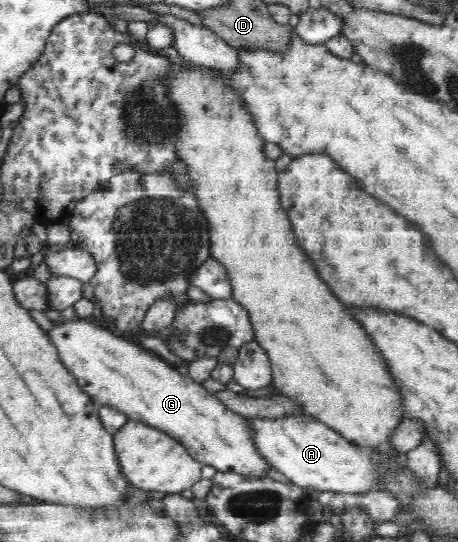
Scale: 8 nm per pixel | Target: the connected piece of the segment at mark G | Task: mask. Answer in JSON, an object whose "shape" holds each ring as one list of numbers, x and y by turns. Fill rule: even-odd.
{"shape":[[64,319,62,325,54,325,47,336,54,343,53,347,57,349,57,355,64,367,76,378,77,384,82,387,83,393,92,399,96,409,110,406,125,413,130,420,144,422,164,430,176,438,176,441,179,441,200,464,212,465,216,471,232,471,242,476,265,478,268,469,272,468,257,452,249,435,249,428,240,414,229,410,201,383,196,383,192,378,178,372,177,367,170,367,170,363,166,365,162,357,152,355,146,348,142,349,139,343,134,345,132,341,124,339,124,335,114,335,112,331,98,327,88,319,76,321]]}

